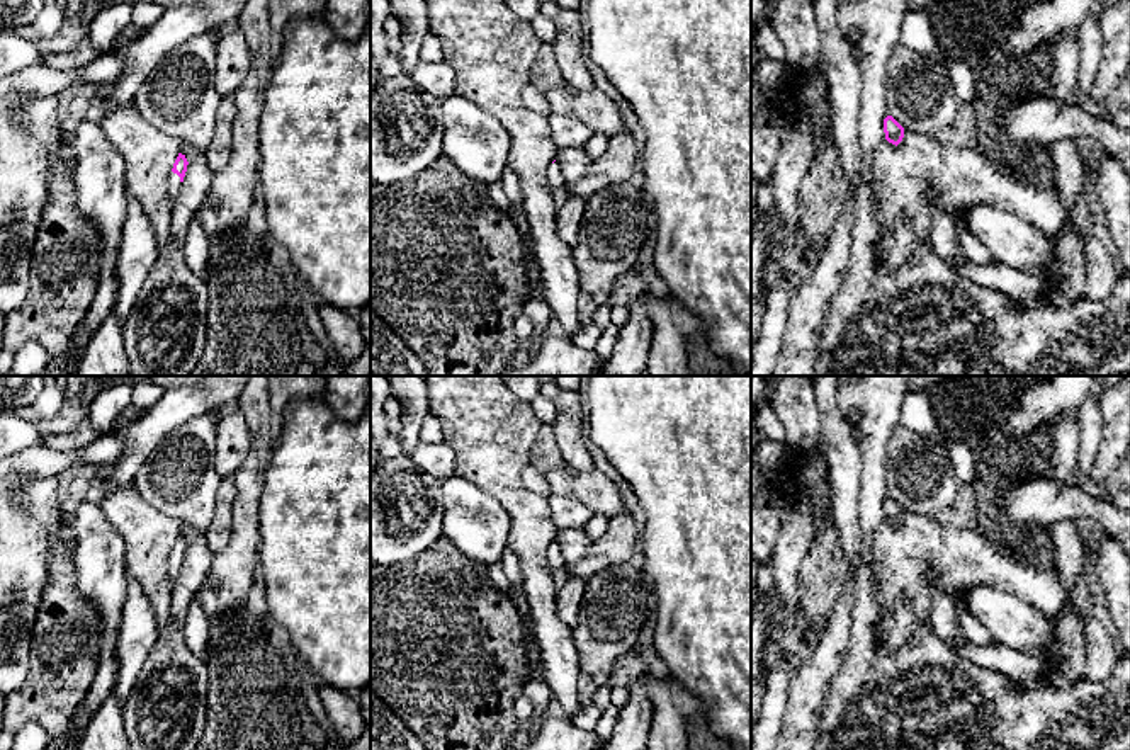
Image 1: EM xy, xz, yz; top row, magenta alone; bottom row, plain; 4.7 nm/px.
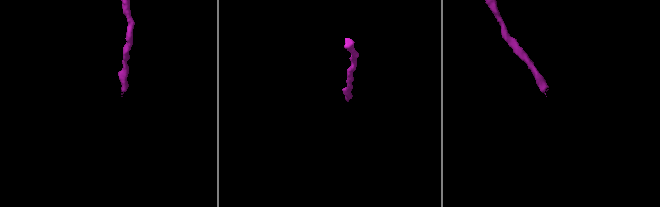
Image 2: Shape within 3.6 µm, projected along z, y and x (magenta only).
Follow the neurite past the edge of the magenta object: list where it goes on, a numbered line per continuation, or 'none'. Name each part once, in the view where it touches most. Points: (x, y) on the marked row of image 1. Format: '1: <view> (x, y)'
1: xy (174, 181)

